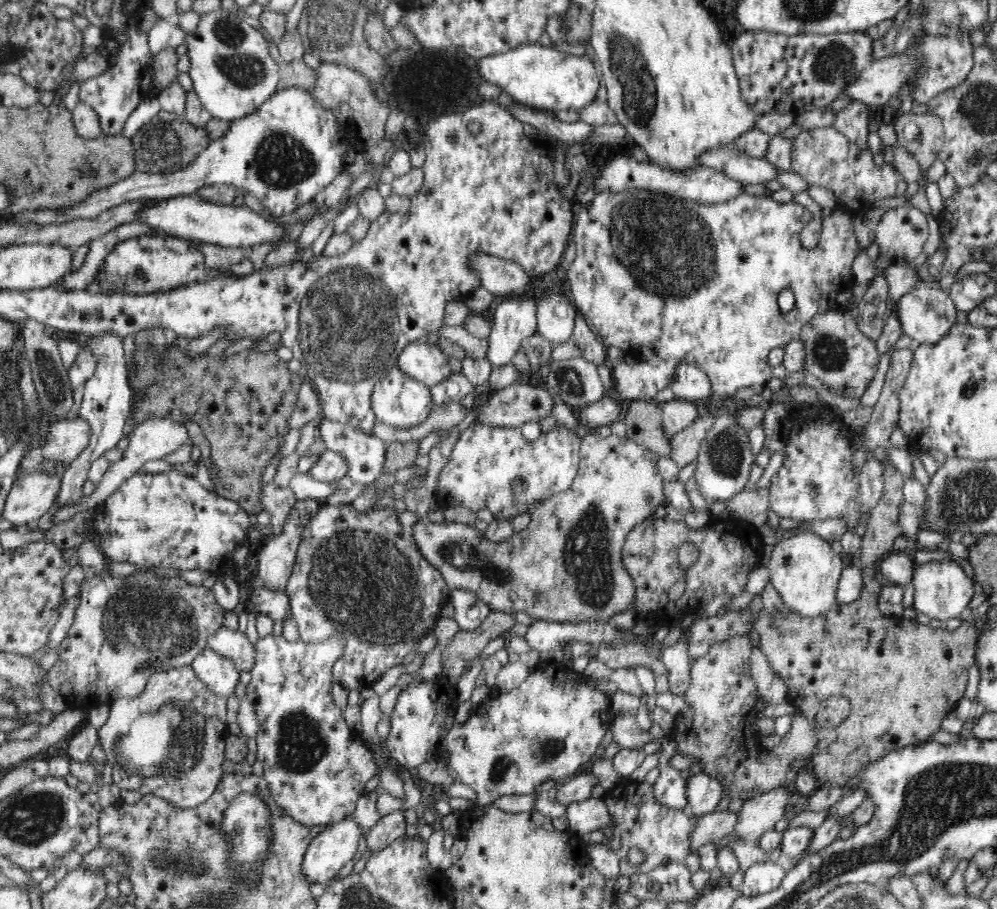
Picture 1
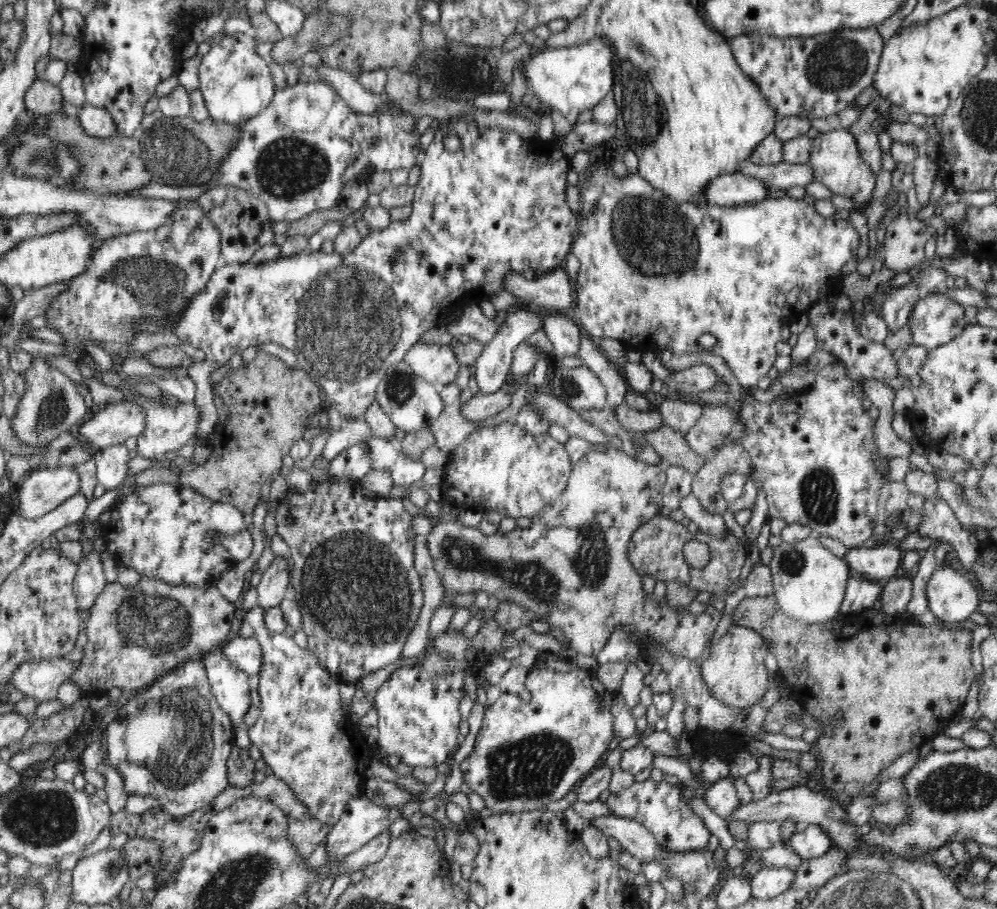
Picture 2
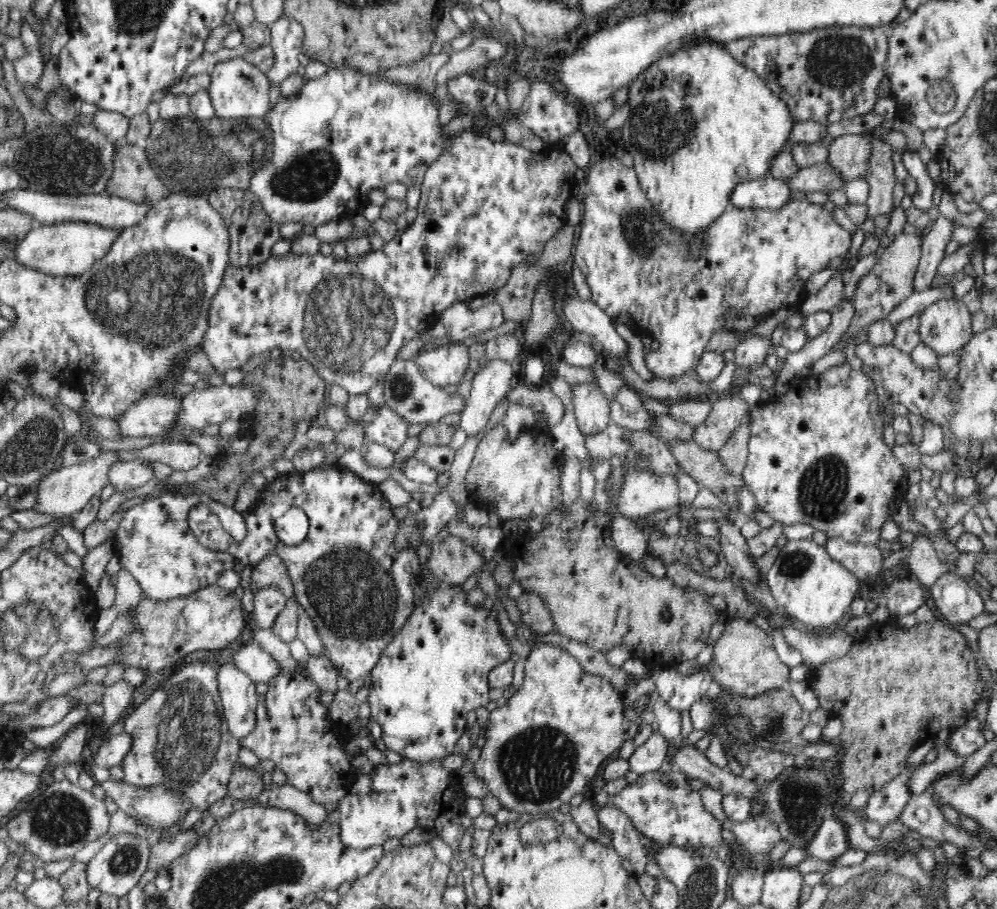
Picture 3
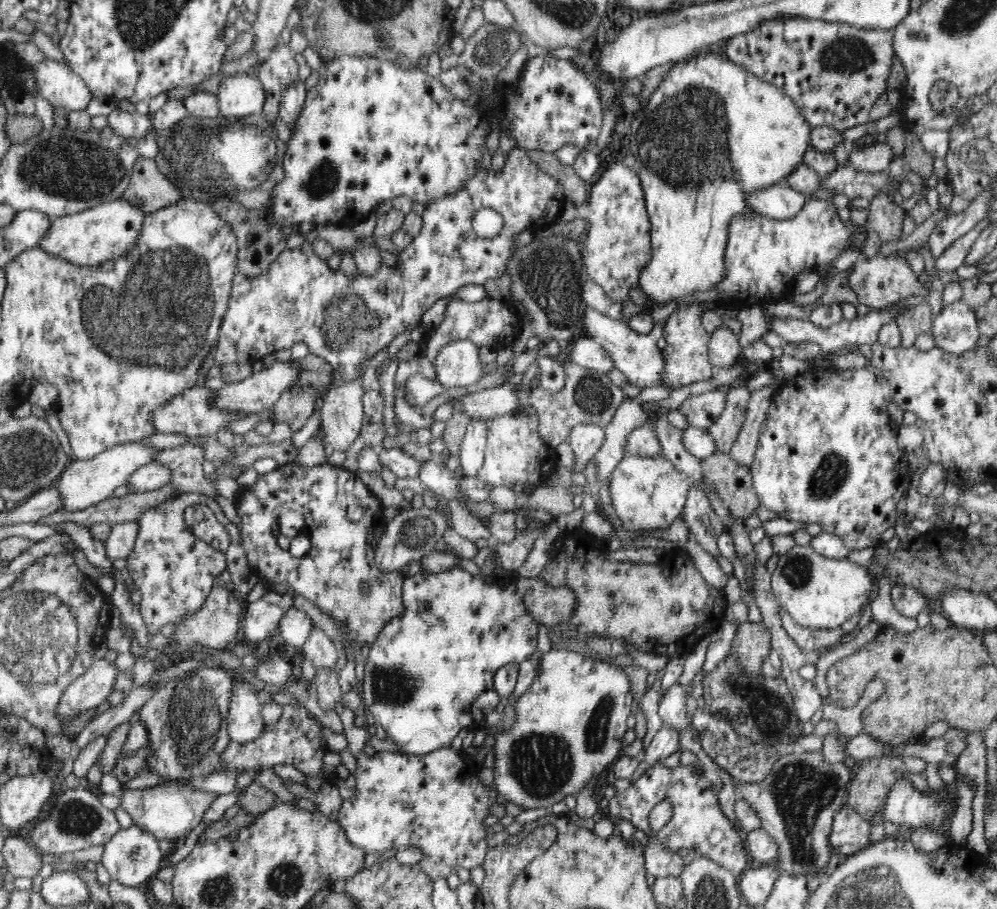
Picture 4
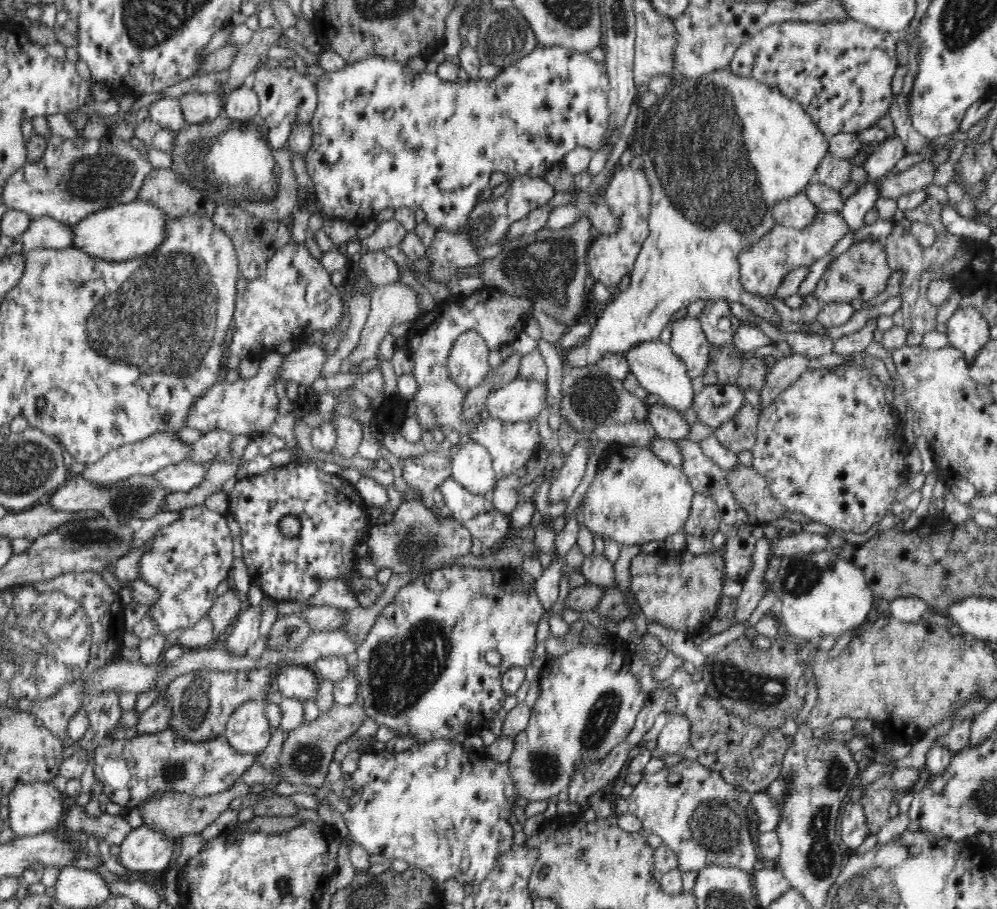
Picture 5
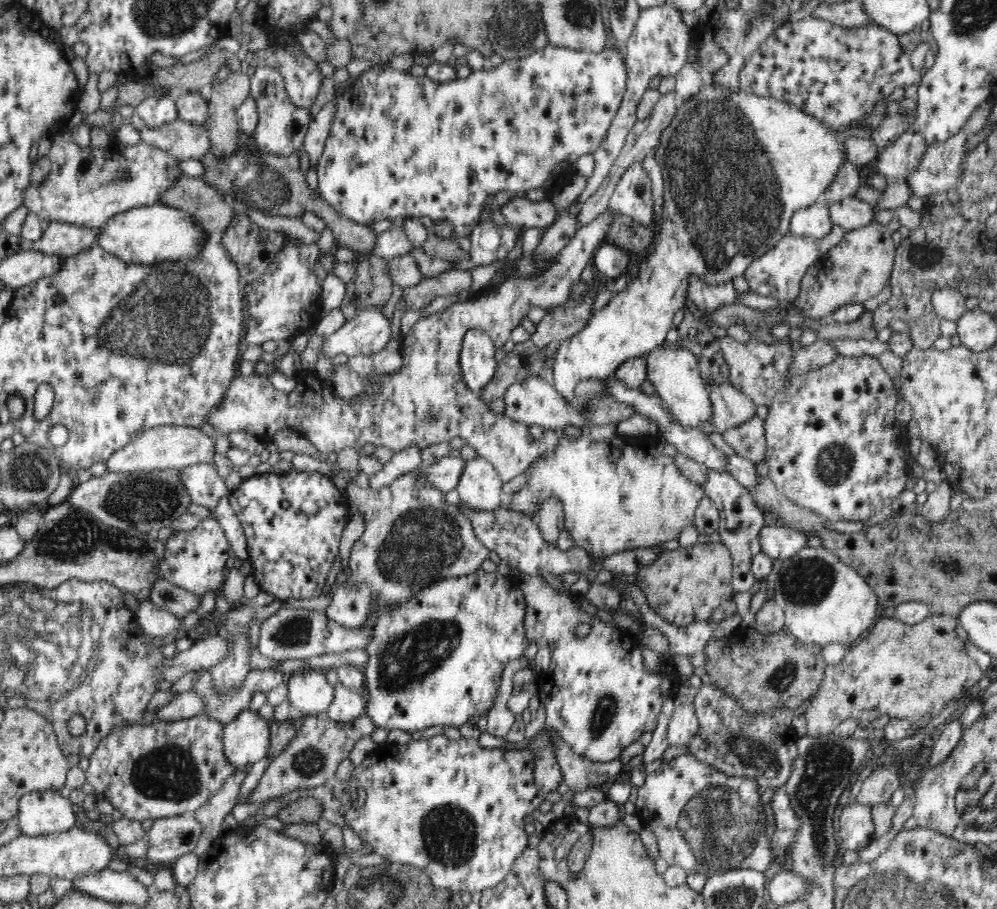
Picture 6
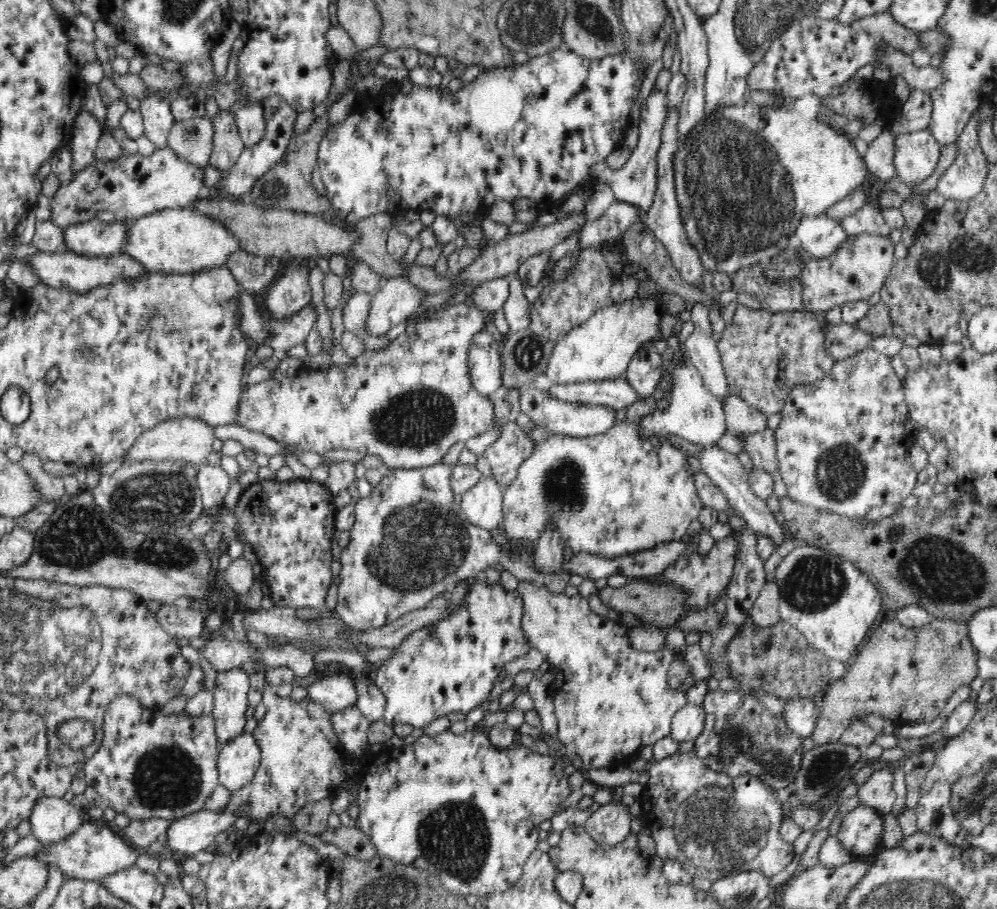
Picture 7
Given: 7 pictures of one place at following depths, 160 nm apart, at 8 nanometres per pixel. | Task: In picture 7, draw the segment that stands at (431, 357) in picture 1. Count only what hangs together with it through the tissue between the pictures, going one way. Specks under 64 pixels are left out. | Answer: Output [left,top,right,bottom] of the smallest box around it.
[468,331,502,398]

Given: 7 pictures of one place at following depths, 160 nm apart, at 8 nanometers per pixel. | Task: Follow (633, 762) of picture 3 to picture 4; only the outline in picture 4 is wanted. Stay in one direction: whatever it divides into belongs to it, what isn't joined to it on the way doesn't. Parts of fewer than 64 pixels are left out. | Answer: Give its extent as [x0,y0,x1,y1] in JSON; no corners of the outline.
[630,726,680,784]

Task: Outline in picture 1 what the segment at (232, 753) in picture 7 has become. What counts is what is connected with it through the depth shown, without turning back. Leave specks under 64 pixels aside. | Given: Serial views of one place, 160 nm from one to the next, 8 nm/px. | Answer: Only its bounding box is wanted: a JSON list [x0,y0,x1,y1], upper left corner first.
[191,646,240,698]

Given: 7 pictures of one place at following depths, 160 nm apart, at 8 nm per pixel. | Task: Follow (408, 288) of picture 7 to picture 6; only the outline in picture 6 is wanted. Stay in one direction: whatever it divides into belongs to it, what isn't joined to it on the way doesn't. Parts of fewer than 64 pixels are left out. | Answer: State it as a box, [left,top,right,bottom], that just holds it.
[320,307,392,359]

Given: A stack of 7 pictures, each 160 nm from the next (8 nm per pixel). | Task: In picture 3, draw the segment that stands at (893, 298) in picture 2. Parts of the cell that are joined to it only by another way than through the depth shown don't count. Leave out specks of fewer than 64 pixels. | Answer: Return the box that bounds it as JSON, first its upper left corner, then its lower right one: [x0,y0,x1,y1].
[913,214,958,292]

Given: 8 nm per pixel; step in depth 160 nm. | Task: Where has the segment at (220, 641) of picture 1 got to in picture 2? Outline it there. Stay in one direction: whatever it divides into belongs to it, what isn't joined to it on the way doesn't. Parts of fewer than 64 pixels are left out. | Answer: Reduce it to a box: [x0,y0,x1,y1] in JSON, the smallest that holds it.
[223,637,262,676]

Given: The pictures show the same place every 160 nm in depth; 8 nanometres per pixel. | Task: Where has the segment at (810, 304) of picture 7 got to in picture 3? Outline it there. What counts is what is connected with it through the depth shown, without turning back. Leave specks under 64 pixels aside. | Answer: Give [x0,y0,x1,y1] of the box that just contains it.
[832,228,922,350]

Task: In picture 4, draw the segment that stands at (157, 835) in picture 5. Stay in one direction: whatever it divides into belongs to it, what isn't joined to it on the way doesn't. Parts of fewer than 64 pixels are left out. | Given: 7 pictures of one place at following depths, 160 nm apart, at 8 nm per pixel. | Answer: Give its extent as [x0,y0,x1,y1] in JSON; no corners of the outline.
[101,825,167,888]

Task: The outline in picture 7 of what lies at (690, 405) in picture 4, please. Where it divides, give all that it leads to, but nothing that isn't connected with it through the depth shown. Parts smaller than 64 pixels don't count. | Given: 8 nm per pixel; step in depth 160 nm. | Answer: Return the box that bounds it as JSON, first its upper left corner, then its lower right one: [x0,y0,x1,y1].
[722,391,767,436]

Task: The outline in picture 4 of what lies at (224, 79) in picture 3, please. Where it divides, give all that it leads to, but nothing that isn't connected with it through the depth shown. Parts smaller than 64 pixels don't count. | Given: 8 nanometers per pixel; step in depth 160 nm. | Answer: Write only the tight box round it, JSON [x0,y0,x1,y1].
[218,73,265,118]

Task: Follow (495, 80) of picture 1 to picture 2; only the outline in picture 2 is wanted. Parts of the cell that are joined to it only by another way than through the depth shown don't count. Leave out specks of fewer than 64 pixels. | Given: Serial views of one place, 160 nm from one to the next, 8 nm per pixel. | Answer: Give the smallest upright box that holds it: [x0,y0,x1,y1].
[519,34,615,127]

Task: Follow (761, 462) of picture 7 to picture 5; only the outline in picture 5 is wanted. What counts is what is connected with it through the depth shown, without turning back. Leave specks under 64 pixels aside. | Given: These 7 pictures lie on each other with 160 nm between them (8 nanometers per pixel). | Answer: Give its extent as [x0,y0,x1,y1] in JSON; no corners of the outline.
[714,402,760,454]

